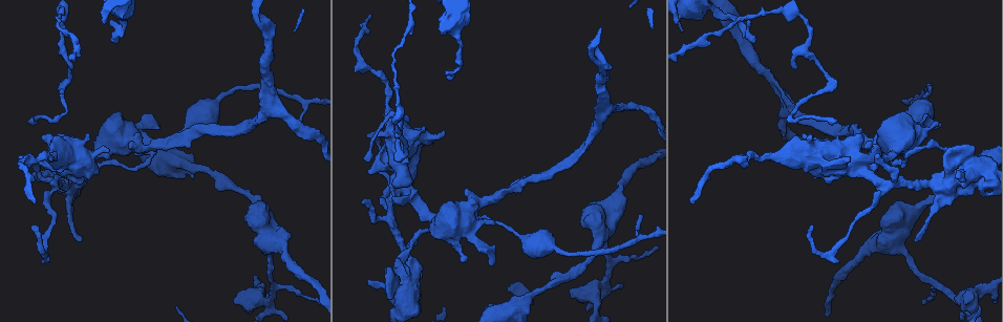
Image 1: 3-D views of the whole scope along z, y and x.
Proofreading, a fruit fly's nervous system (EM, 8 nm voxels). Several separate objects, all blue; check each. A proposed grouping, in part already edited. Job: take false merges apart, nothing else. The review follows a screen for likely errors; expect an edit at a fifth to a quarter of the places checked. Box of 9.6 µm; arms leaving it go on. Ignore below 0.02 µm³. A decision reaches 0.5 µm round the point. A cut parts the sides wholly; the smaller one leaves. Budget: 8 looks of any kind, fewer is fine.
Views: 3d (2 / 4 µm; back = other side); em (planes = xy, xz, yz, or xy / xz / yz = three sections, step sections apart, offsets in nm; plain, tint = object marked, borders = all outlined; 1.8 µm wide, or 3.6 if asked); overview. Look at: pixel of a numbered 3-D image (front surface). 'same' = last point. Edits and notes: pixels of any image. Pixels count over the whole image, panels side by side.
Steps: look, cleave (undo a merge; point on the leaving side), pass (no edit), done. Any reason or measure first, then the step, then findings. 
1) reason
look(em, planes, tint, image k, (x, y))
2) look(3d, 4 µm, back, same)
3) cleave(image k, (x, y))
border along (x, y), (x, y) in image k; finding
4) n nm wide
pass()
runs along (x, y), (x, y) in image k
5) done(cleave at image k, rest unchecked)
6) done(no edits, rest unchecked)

thin arm on a thick one
look(em, 3.6 µm, xz, step 8, tint, image 1, (408, 264))

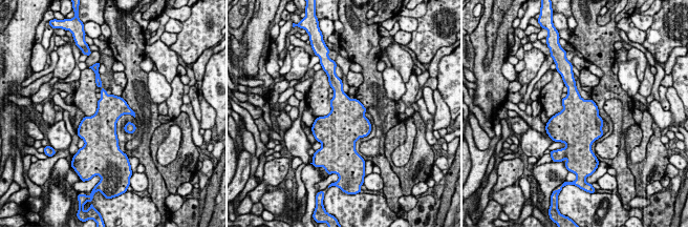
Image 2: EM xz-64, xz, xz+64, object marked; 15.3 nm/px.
look(em, 3.6 µm, planes, tint, same)

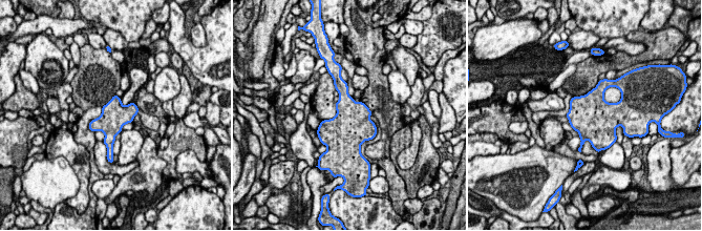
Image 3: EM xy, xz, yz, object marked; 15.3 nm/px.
420 nm wide
pass()
continuous, no second cell

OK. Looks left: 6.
look(3d, 4 µm, image 1, (860, 167))

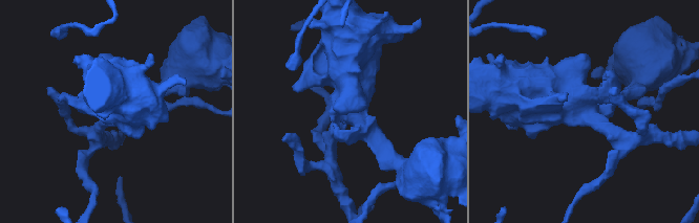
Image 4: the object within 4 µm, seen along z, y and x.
4 arms
look(em, 3.6 µm, xz, step 4, tint, image 4, (587, 109))

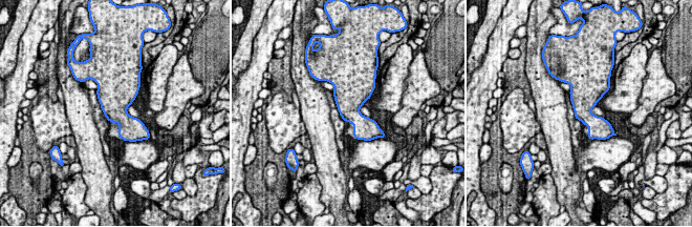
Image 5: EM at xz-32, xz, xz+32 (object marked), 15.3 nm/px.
look(em, 3.6 µm, xy, step 8, tint, same)

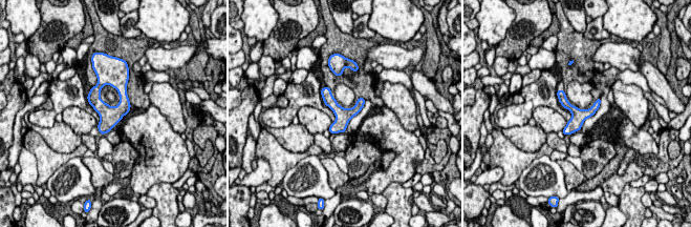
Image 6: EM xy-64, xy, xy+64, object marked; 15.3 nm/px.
220 nm wide
pass()
runs along (561, 93), (575, 112), (568, 131) in image 6; one cell here

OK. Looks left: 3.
sudden change in width
look(em, planes, tint, image 1, (396, 101))

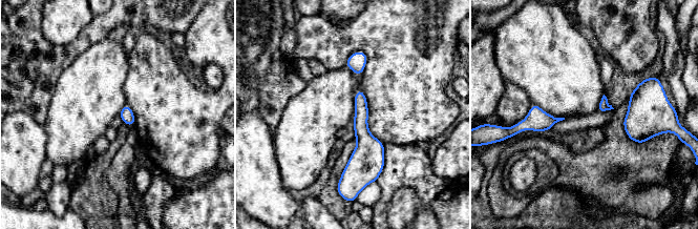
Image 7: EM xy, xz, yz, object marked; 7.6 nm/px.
pass()
runs along (359, 92), (362, 161), (347, 175) in image 7; continuous, no second cell

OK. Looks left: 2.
done(no edits, rest unchecked)

